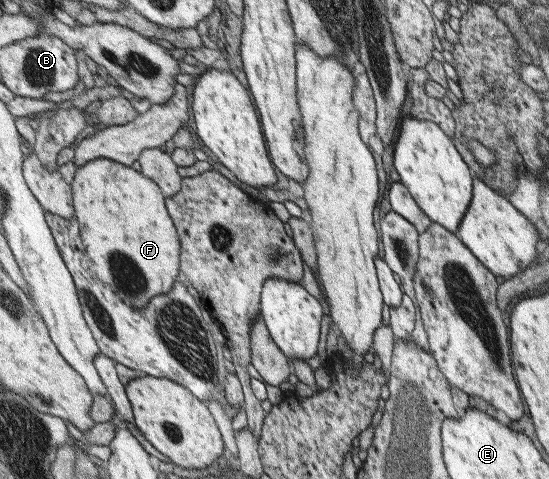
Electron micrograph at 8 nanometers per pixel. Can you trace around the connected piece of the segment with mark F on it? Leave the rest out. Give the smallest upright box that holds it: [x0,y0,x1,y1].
[73,159,182,309]

